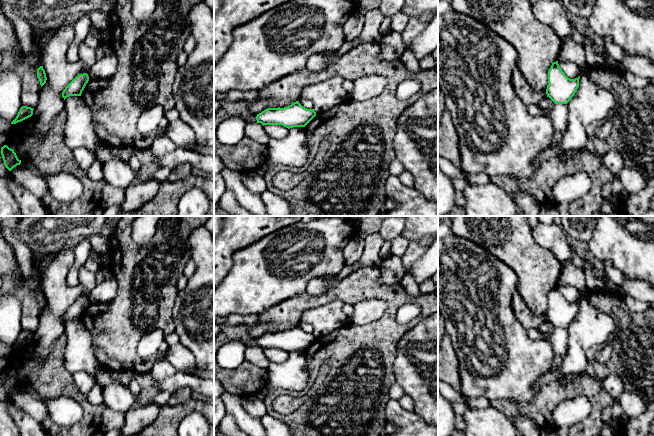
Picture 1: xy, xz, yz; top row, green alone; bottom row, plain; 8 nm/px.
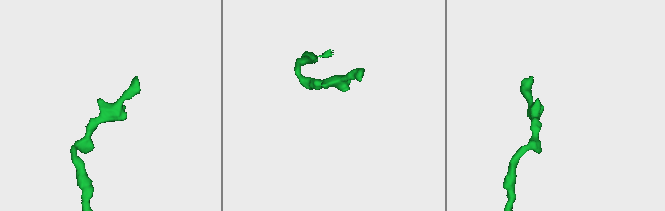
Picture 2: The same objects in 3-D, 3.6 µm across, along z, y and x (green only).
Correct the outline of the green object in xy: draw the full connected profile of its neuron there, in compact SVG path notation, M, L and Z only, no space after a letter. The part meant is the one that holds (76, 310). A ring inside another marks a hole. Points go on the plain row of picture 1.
M87 297L76 300L63 314L62 321L64 324L69 320L81 320L88 305L89 300Z

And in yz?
M558 285L553 286L548 295L547 321L555 328L567 328L579 311L579 303L570 303L559 291Z

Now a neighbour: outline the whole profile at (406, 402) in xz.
M404 395L399 399L400 405L407 411L413 412L415 409L414 401L408 396Z

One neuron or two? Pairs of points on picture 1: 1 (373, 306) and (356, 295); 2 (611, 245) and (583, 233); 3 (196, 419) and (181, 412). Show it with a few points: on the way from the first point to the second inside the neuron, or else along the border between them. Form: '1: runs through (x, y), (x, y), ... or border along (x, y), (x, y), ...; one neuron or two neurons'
1: border along (386, 303), (376, 319), (357, 323); two neurons
2: border along (595, 226), (591, 238), (587, 242); two neurons
3: border along (203, 415), (198, 412), (190, 412), (178, 425); two neurons

